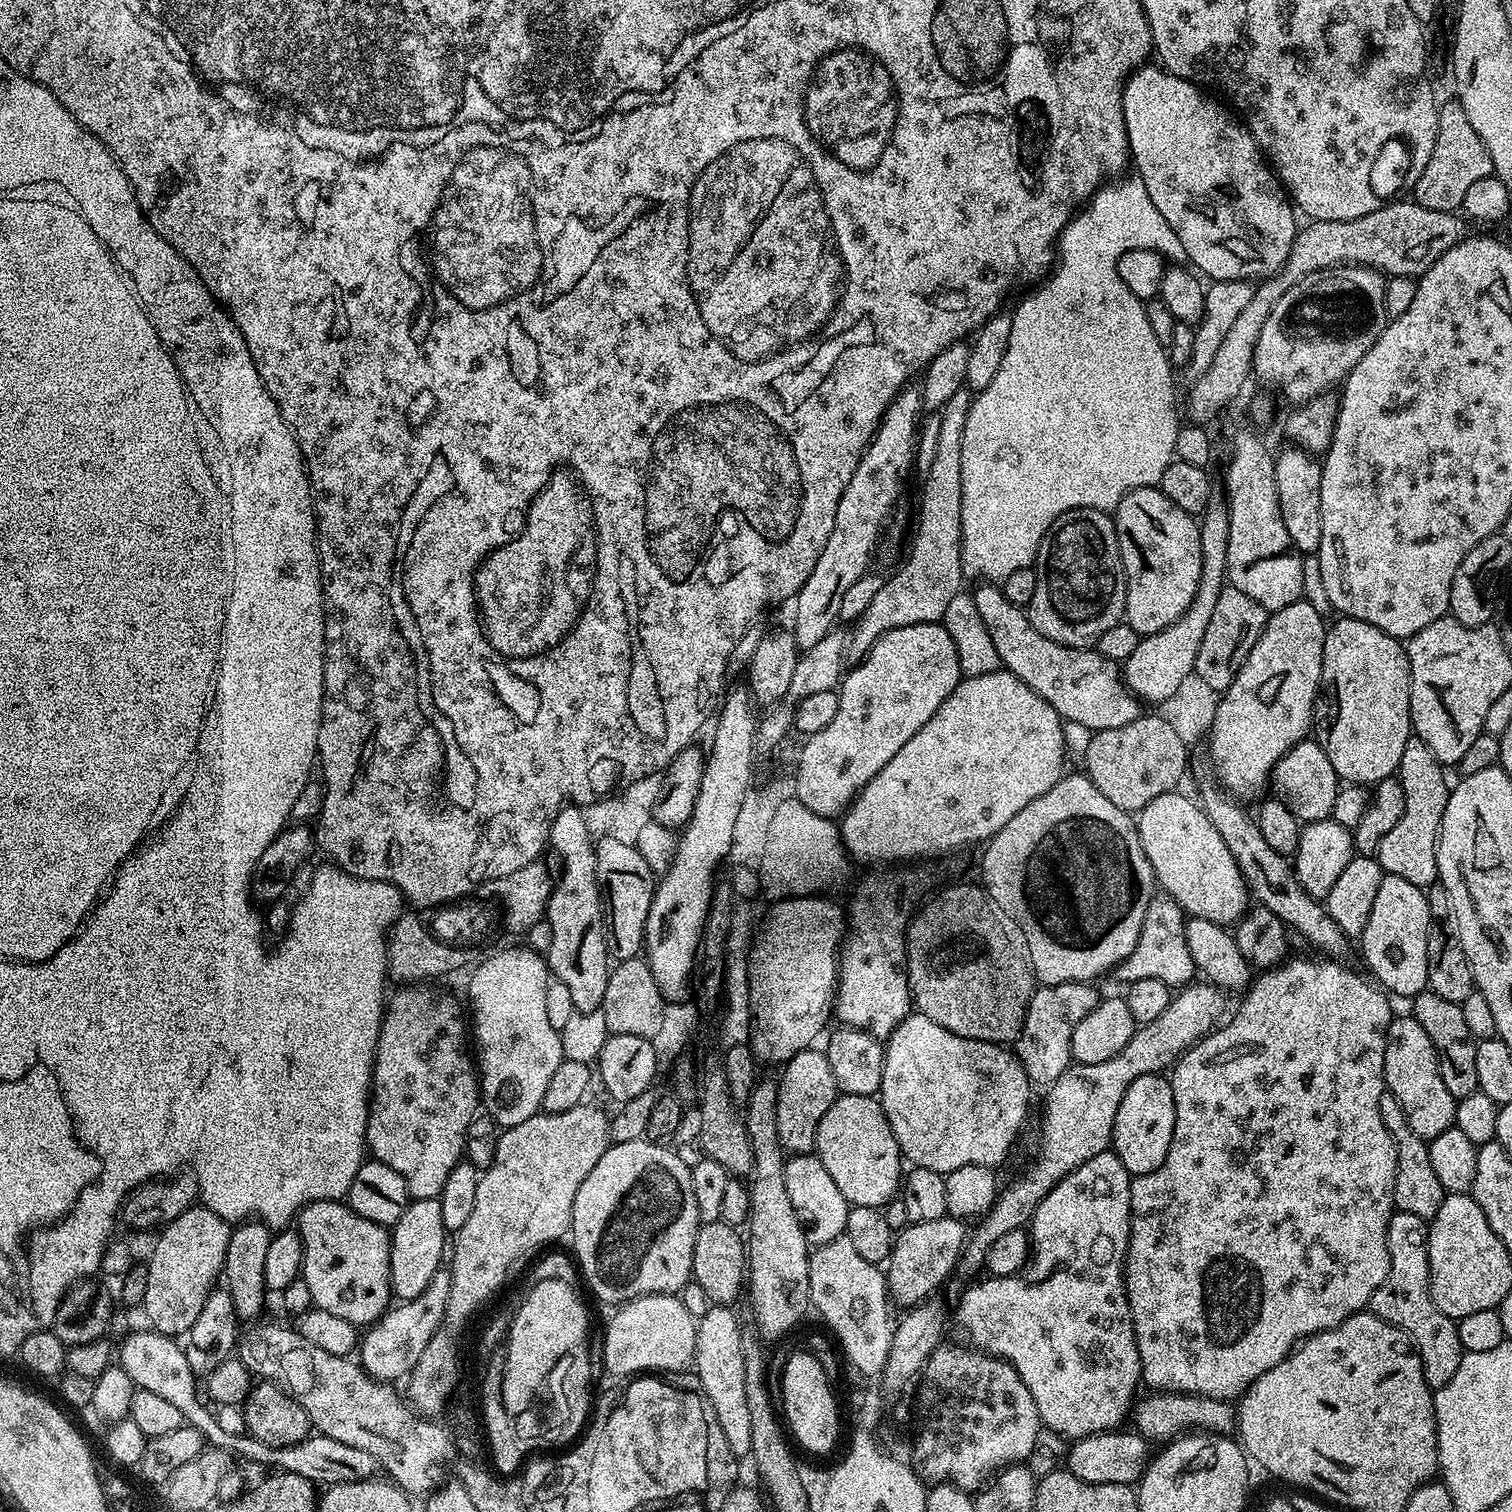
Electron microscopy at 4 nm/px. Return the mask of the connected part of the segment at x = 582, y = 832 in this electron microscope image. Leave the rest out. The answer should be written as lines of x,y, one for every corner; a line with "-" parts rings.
565,806
552,819
547,847
553,848
557,858
564,860
564,869
560,877
555,877
547,904
546,923
552,931
546,951
548,971
564,983
575,1011
594,1012
606,994
610,957
604,941
604,903
600,901
600,887
596,881
594,836
588,832
579,807

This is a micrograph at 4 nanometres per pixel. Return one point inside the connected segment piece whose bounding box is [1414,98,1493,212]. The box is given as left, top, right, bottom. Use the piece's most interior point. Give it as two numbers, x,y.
1460,158

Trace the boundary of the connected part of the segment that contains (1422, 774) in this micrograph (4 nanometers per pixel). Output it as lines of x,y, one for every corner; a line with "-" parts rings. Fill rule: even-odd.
1416,735
1406,742
1406,750
1402,750
1402,762
1398,769
1398,778
1402,782
1402,790
1406,790
1406,810
1402,810
1402,818
1382,838
1375,858
1385,873
1398,878
1406,878
1406,882
1414,882
1414,886
1425,890
1433,887
1438,880
1438,858
1436,843
1440,837
1442,814
1446,810
1450,780
1444,777
1445,765

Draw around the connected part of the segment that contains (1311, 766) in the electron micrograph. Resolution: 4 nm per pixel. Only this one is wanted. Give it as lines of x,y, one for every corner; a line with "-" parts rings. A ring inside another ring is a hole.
1315,739
1298,742
1274,766
1270,777
1270,792
1275,799
1282,801
1290,814
1297,816
1304,824
1327,820
1334,810
1336,792
1342,787
1326,750

